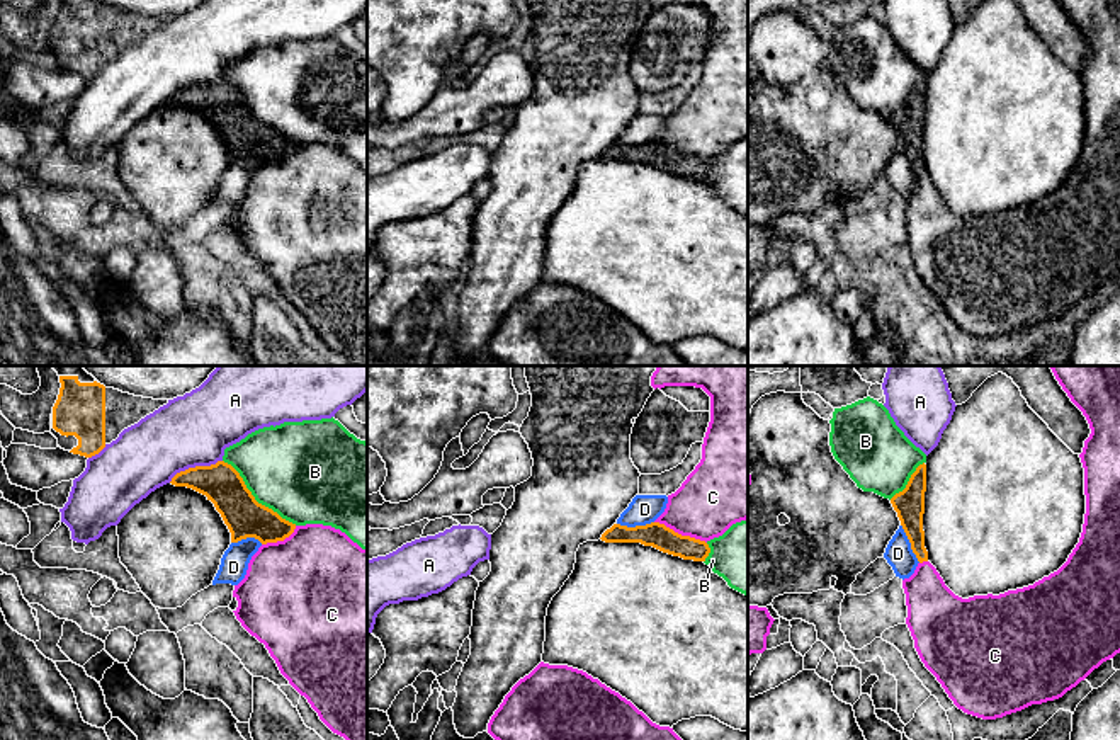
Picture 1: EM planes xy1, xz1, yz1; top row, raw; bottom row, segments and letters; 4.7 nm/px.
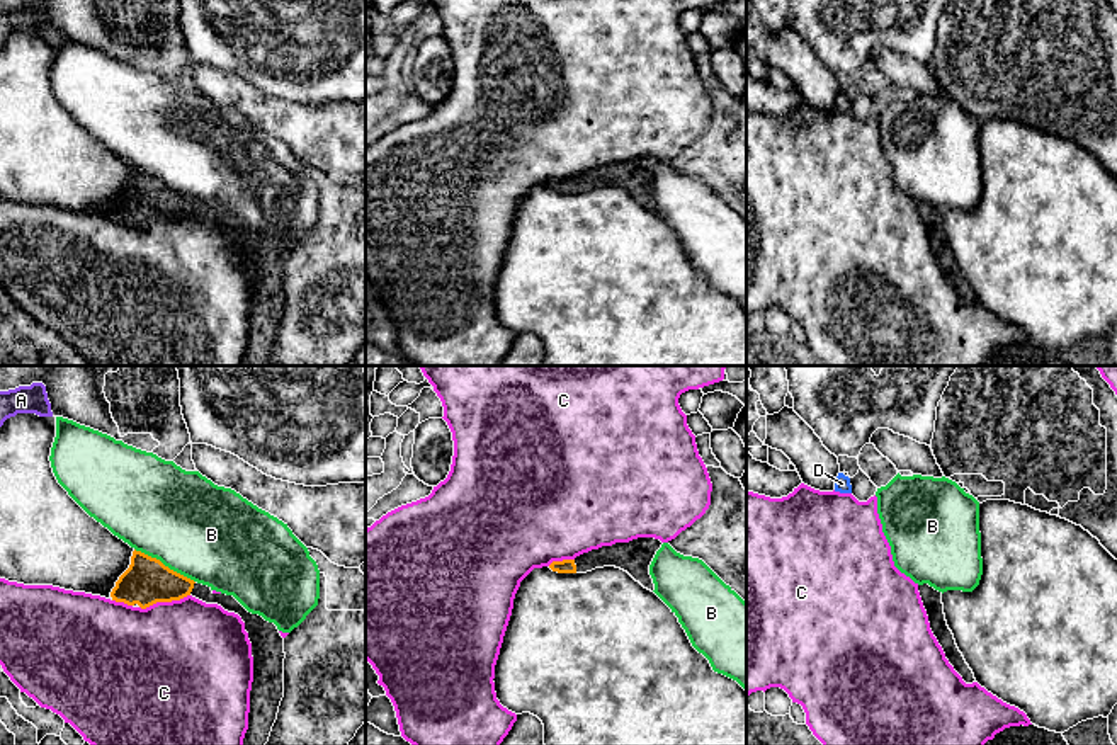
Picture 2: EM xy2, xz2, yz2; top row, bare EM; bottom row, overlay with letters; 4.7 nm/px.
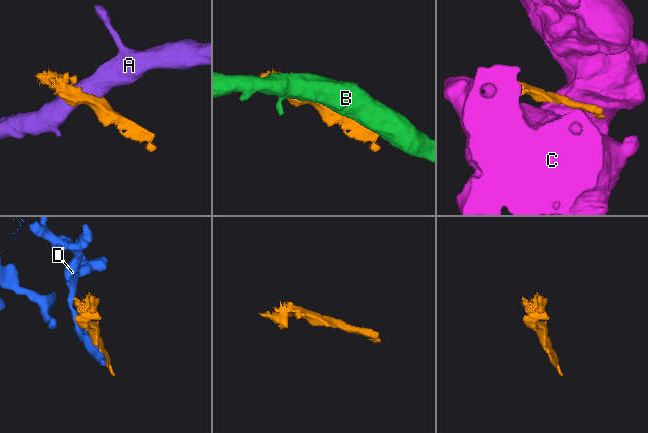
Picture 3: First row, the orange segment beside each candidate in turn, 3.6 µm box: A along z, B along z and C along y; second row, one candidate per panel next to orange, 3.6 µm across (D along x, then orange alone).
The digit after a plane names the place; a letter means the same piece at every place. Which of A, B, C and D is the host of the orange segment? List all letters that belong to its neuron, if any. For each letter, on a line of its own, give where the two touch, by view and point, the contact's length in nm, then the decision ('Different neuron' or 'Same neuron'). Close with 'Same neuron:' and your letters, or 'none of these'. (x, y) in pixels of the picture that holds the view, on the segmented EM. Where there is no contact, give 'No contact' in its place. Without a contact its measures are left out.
A: Touches orange at xy1 (196, 466). Shared border 280 nm. Different neuron
B: Touches orange at xy1 (254, 499). Shared border 460 nm. Different neuron
C: Touches orange at xz1 (680, 535). Shared border 260 nm. Different neuron
D: Touches orange at yz1 (910, 541). Shared border 200 nm. Different neuron
Same neuron: none of these

